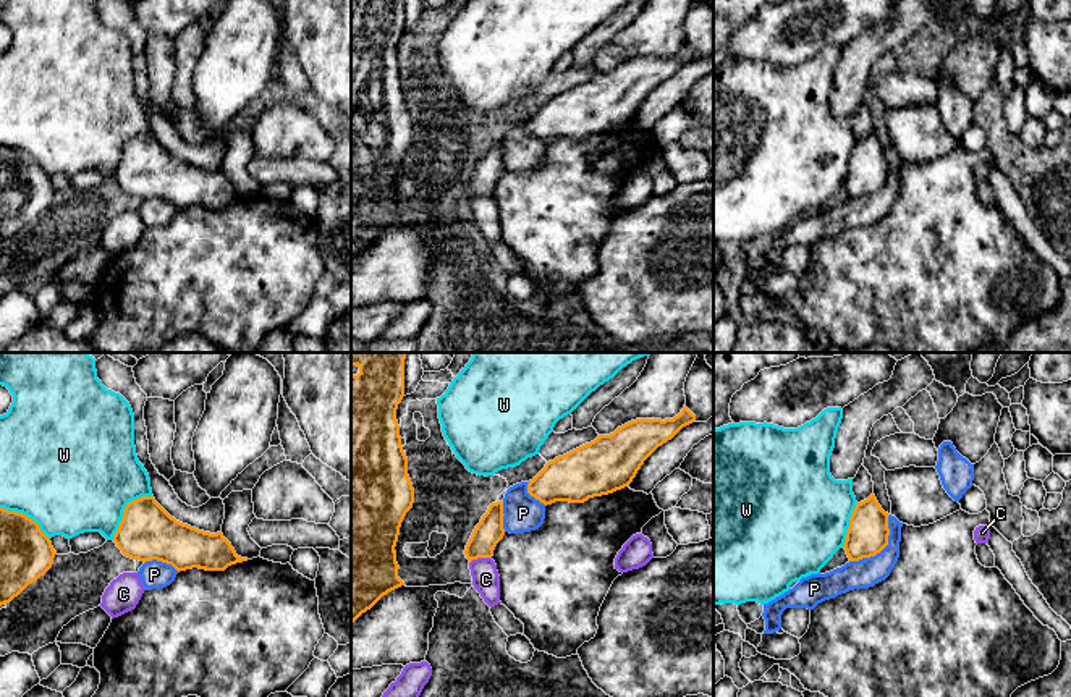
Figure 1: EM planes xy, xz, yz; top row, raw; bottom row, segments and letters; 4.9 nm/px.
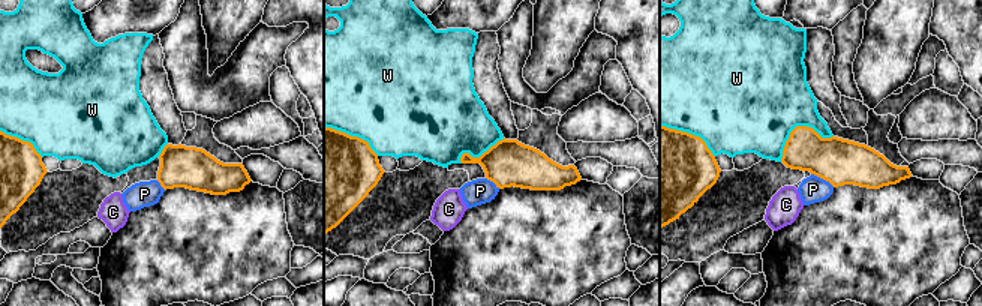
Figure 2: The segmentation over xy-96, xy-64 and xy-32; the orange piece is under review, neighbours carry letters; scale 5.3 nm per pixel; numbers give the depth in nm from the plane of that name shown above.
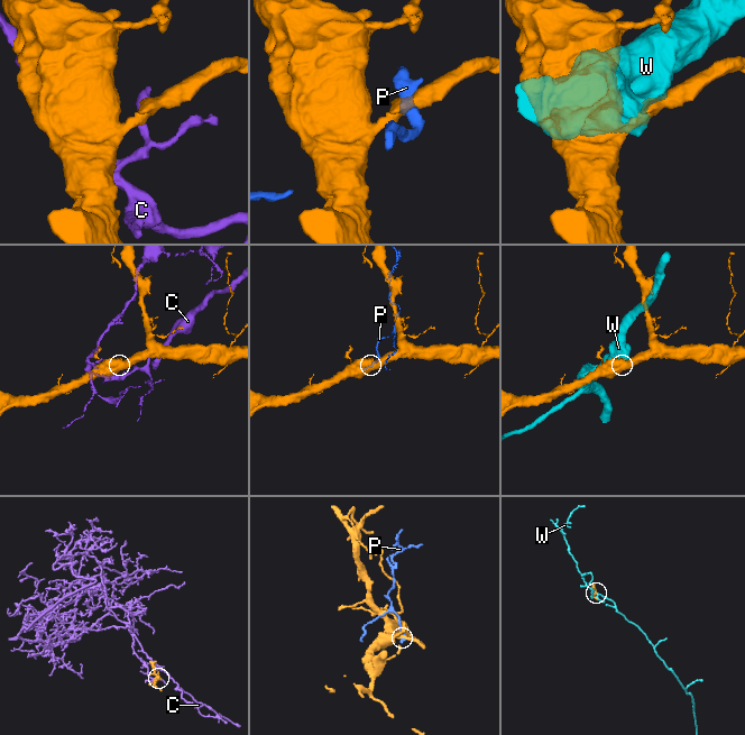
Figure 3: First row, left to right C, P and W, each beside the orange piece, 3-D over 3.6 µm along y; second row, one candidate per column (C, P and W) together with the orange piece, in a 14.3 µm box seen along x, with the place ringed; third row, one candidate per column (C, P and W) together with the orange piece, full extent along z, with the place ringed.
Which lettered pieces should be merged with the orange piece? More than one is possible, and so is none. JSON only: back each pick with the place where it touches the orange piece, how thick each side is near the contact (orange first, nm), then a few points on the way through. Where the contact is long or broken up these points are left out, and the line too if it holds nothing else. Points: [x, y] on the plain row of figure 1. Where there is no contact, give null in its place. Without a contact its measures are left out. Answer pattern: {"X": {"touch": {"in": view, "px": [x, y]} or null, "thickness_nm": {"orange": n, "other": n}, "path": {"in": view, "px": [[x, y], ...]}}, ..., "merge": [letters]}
{"merge": []}

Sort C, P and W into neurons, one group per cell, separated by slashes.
C / P / W

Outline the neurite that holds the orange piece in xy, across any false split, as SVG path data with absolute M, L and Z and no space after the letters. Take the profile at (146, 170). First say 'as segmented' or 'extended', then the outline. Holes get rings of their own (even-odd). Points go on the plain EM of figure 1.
as segmented; M141 134L125 144L113 180L131 197L157 197L178 210L193 205L225 209L248 199L236 192L222 170L204 170L176 158L154 134Z

